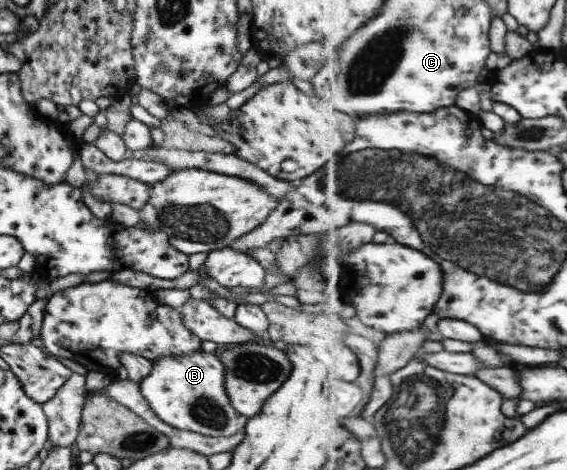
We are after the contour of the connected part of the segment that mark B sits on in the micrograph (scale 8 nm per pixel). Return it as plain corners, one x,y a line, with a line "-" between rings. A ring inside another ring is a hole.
196,350
191,354
182,354
179,356
161,356
152,361
152,369
149,374
142,378
138,383
139,394
147,402
149,408
155,413
155,416
162,420
166,425
178,428
179,430
188,430
196,432
203,436
233,436
242,431
248,417
239,414
230,404
225,387
223,387
223,365
218,358
211,353

